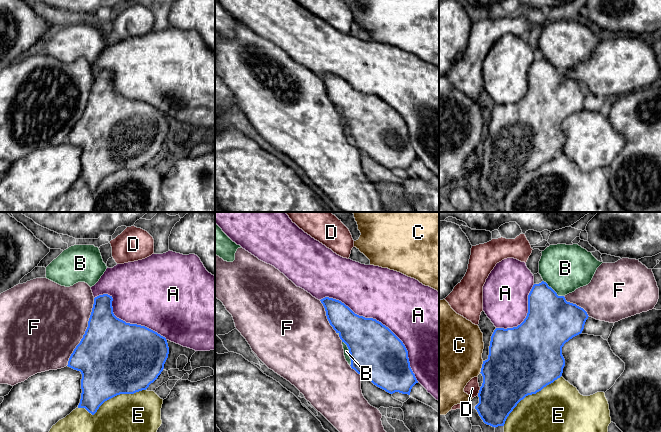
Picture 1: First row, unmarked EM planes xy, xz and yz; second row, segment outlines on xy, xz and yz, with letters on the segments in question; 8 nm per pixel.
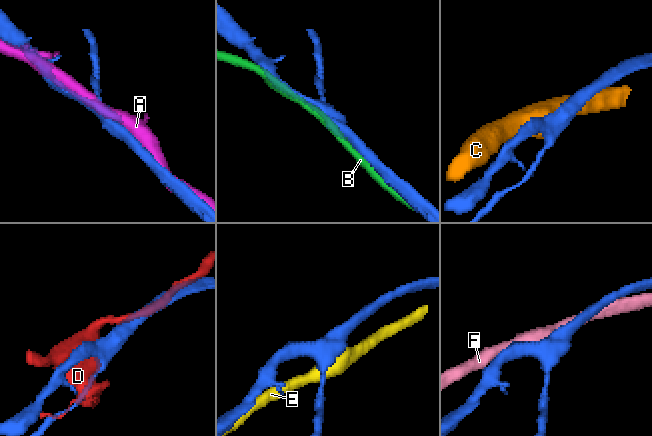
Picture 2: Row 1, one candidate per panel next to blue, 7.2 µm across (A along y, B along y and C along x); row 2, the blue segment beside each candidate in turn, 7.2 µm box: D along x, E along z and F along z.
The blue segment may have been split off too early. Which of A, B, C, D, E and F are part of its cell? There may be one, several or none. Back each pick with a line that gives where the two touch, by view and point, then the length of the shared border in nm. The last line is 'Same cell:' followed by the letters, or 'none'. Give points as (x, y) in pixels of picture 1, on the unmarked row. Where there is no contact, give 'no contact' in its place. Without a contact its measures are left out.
A: contact xz (380, 98); length 1050 nm
Same cell: A

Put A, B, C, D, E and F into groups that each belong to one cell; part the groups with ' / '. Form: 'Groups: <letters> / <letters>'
Groups: A / B / C / D / E / F

